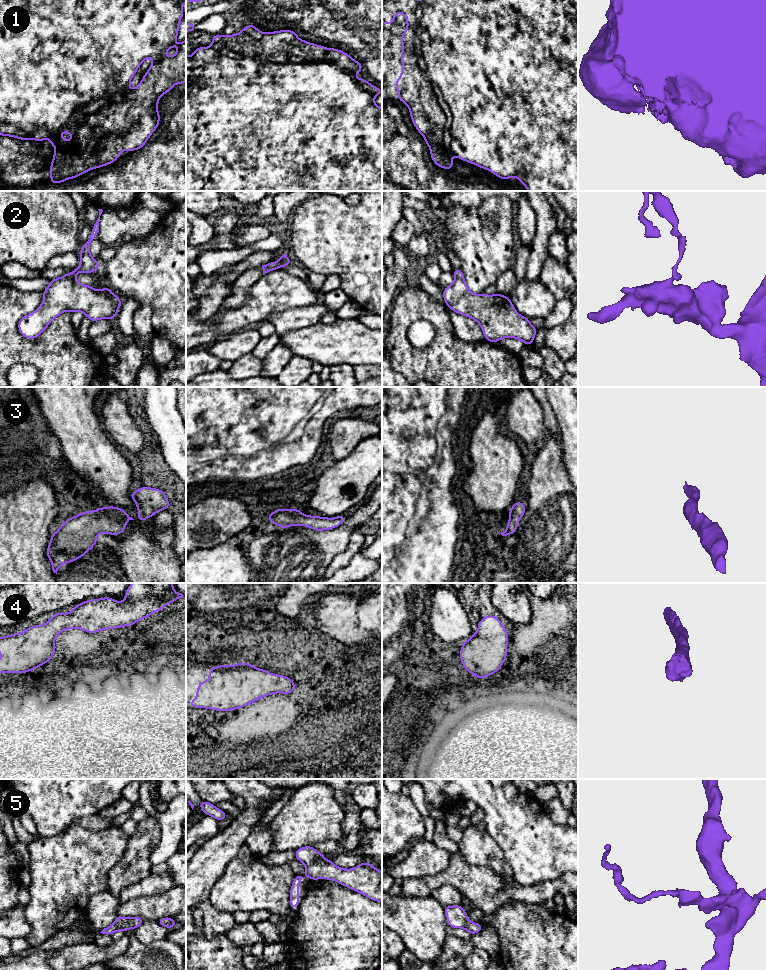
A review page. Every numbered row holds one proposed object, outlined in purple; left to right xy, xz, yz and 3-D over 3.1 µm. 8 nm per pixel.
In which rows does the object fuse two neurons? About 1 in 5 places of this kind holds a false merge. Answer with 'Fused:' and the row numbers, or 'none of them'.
Fused: none of them

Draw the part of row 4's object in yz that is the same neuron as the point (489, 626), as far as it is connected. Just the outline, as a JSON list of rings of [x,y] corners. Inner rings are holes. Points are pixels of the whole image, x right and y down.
[[[487,615],[479,621],[477,633],[462,643],[460,660],[476,678],[487,678],[504,664],[507,645],[508,633],[500,619]]]

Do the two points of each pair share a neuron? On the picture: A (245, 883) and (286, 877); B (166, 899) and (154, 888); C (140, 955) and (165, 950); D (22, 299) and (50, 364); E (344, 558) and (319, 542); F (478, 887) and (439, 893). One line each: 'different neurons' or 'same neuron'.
A: same neuron
B: different neurons
C: same neuron
D: same neuron
E: different neurons
F: different neurons

